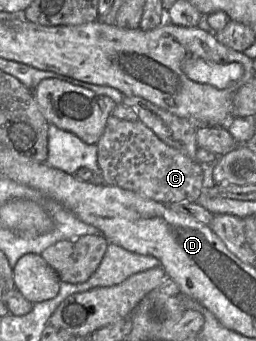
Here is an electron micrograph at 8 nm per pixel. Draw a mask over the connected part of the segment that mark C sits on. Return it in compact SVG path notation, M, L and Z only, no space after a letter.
M111 114L96 145L101 180L106 185L133 191L159 203L196 202L200 196L204 166L165 144L138 119L127 121Z

